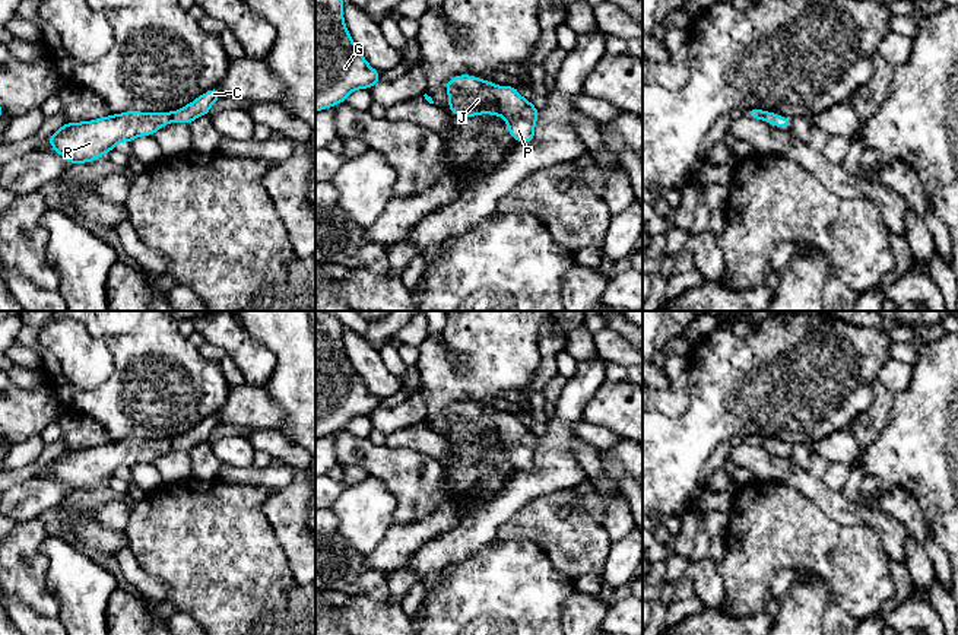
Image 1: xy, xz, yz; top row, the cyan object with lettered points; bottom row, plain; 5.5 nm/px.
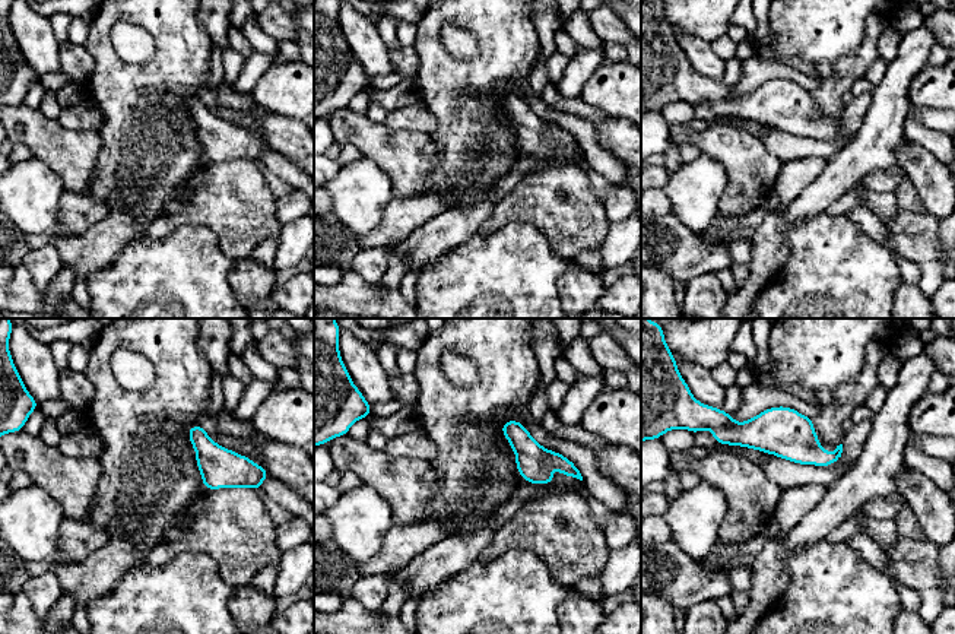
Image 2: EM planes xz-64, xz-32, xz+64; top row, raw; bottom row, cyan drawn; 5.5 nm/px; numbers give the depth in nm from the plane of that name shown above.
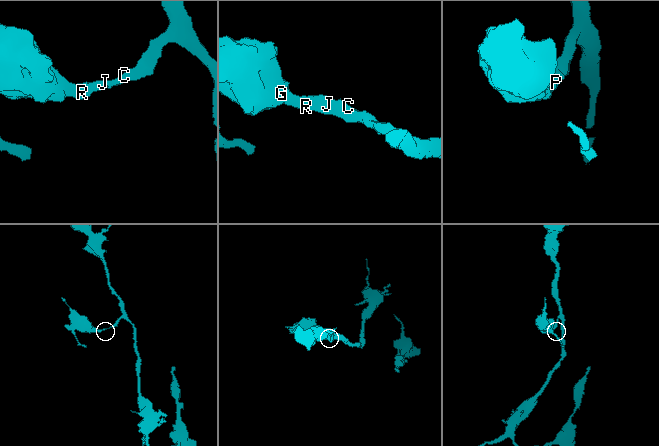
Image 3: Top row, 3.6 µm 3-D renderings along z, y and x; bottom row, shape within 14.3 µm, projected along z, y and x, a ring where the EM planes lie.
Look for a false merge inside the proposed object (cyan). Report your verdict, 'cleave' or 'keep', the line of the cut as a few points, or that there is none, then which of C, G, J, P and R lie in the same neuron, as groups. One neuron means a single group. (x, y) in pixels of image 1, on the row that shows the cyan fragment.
keep; cut none; groups C G J P R

